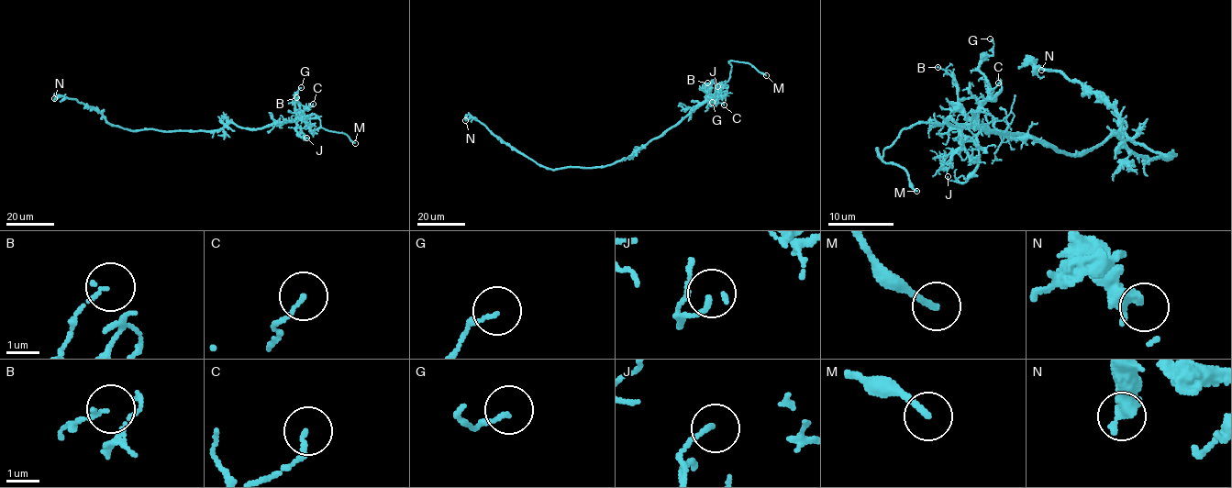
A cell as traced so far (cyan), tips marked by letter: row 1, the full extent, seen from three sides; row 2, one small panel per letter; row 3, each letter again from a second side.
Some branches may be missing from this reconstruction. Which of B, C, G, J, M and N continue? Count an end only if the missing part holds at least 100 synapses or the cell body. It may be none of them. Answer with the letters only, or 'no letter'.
M

